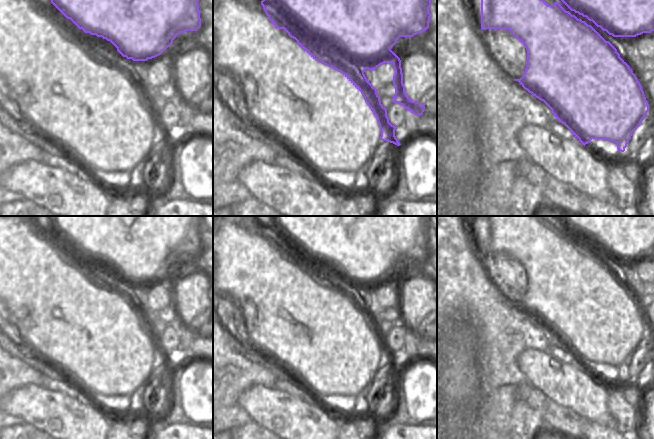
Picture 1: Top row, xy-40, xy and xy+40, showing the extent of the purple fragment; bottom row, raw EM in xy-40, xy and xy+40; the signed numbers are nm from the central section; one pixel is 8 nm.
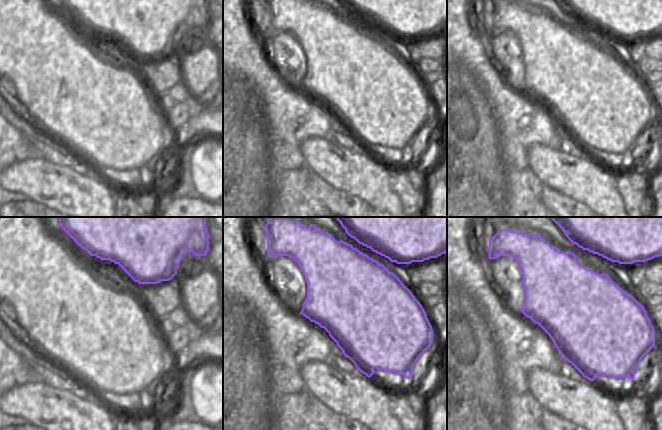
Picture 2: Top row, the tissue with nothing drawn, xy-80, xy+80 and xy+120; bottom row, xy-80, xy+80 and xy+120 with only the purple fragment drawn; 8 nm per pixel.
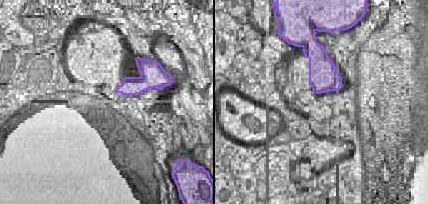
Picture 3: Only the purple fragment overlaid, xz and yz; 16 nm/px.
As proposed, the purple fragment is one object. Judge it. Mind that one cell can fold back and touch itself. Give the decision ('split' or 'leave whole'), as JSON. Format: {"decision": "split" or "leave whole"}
{"decision": "split"}

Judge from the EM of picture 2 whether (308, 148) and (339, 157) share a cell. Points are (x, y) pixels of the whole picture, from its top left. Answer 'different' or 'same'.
same

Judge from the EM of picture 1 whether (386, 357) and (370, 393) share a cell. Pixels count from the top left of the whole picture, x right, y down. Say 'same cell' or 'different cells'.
different cells

